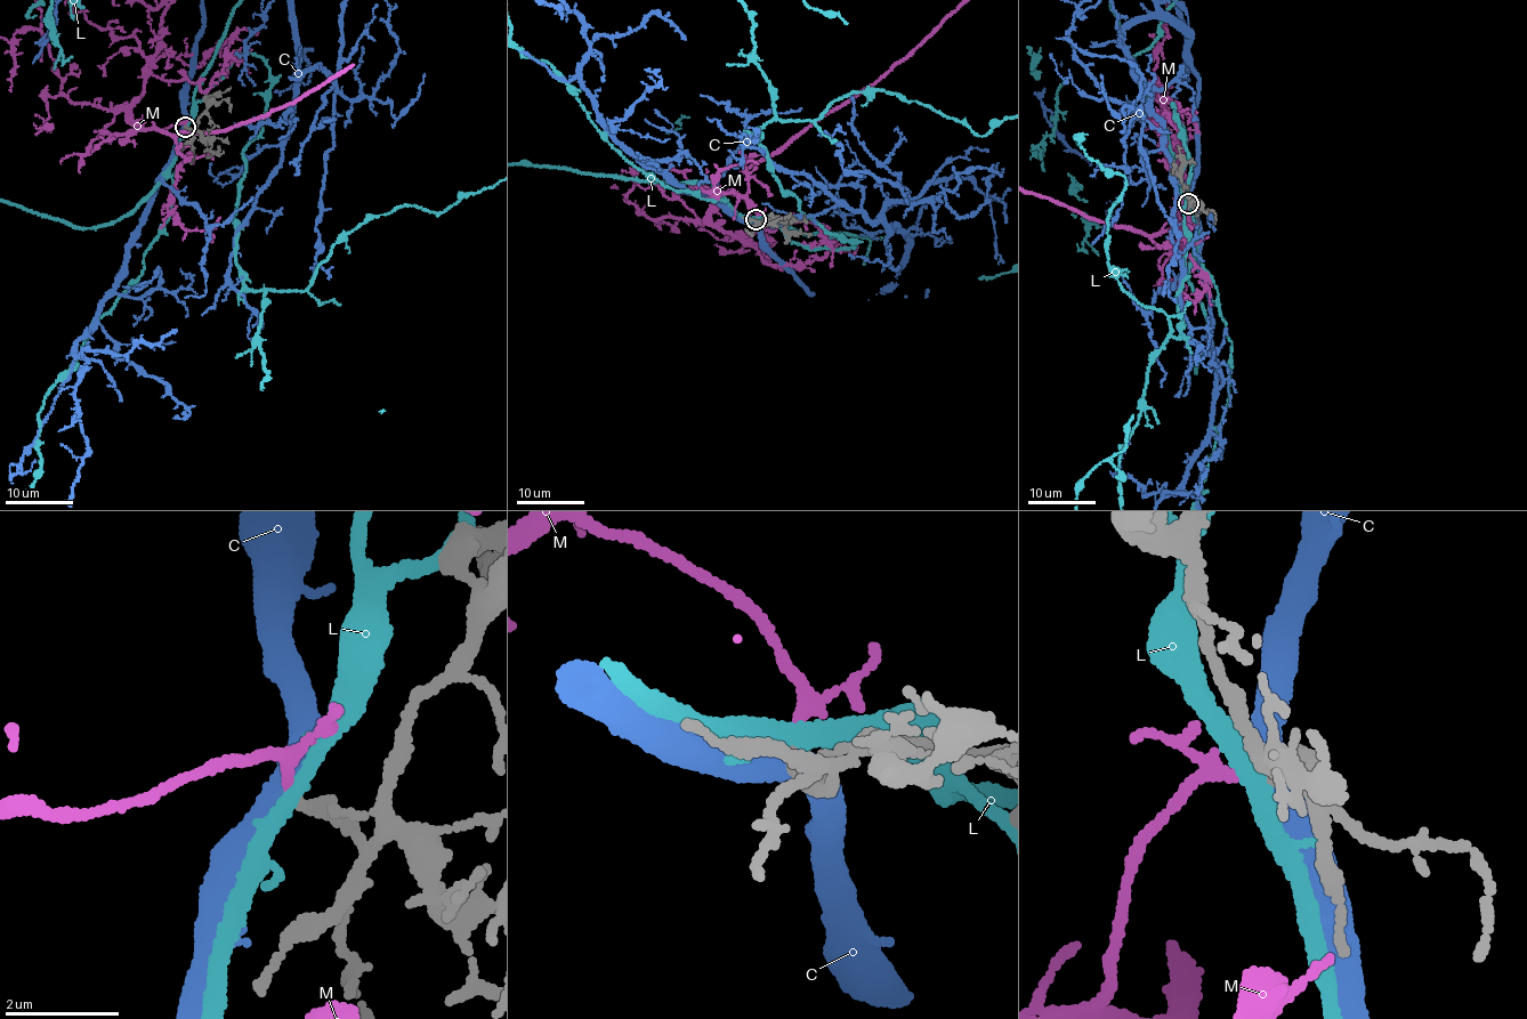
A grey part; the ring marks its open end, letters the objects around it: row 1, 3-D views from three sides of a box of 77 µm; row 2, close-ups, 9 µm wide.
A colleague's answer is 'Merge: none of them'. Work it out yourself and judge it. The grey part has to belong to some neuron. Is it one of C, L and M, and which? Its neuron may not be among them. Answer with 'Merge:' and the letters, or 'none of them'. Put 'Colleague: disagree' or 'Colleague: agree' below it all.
Merge: M
Colleague: disagree

